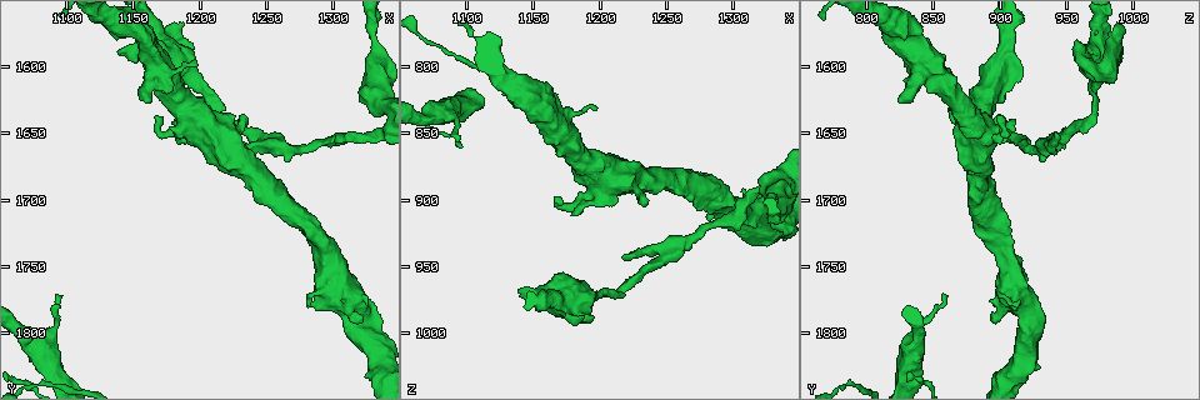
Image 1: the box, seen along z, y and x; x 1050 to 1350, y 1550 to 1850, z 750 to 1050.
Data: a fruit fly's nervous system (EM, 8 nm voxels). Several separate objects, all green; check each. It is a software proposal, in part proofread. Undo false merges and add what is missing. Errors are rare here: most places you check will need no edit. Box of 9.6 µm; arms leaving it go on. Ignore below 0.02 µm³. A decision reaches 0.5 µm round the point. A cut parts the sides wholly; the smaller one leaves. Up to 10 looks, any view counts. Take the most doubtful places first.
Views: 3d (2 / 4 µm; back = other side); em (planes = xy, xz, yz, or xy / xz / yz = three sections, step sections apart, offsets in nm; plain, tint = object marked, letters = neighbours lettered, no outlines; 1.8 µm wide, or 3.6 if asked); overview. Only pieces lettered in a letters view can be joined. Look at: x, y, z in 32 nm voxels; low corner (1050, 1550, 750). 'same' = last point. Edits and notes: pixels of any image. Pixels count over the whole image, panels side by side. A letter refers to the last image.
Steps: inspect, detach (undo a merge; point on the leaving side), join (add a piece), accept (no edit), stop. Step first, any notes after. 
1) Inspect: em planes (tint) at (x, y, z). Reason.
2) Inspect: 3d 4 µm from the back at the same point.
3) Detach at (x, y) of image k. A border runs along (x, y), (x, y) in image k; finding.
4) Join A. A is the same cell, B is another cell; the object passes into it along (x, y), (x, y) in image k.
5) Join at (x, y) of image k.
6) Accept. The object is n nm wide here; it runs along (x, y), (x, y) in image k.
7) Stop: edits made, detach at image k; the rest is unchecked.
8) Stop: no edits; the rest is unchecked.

Inspect: 3d 2 µm at (1140, 1590, 968).

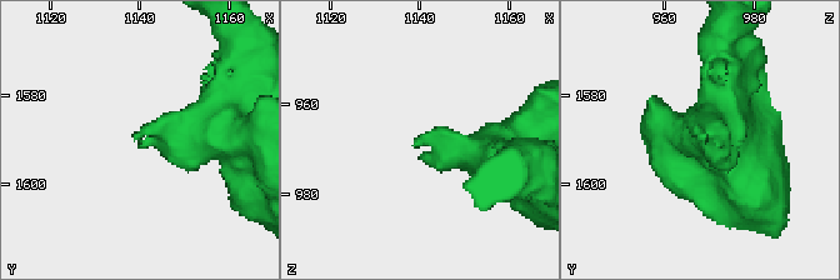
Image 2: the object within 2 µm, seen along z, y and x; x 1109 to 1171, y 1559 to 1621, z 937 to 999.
Inspect: em planes (letters) at (1139, 1589, 968). Shape alone is not enough.

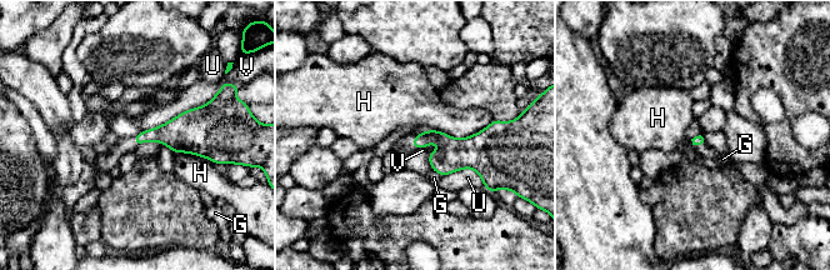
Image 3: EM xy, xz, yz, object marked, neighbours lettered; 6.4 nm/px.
Accept. The longest contact is with V, 500 nm; G, H, U and V are other cells; a border runs along (211, 98), (141, 131) in image 3; no lettered piece goes on from it.

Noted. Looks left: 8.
Inspect: em 3.6 µm planes (letters) at (1280, 1778, 906). An open end.

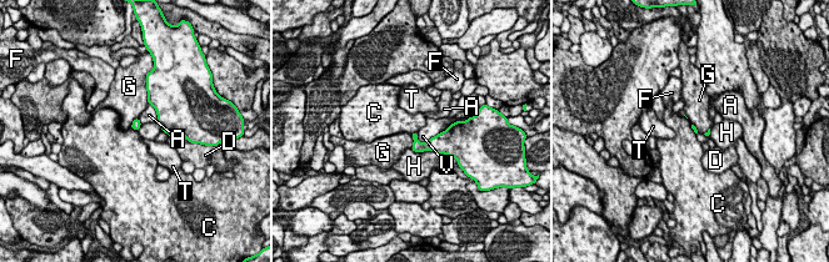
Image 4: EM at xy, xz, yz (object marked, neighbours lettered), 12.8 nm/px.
Accept. The longest contact is with V, 340 nm; A, C, D, F, G, H, T and V are other cells; none of them fits.

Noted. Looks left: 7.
Inspect: 3d 2 µm at (1216, 1650, 940). An open end.

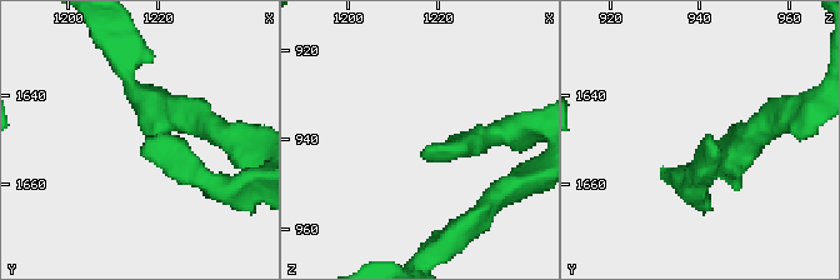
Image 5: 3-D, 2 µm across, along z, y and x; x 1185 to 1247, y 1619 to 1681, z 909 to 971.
Inspect: em planes (letters) at (1217, 1649, 941). Need the tissue.

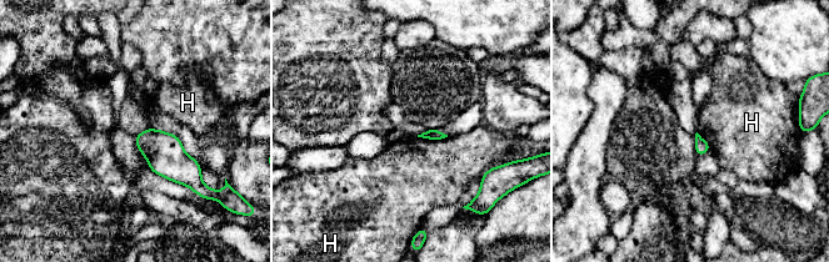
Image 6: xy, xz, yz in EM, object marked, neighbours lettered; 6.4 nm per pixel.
Accept. The longest contact is with H, 200 nm; H is another cell; a border runs along (417, 136), (448, 136) in image 6; no lettered piece goes on from it.

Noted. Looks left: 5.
Inspect: em planes (letters) at (1188, 1570, 988). Free end.

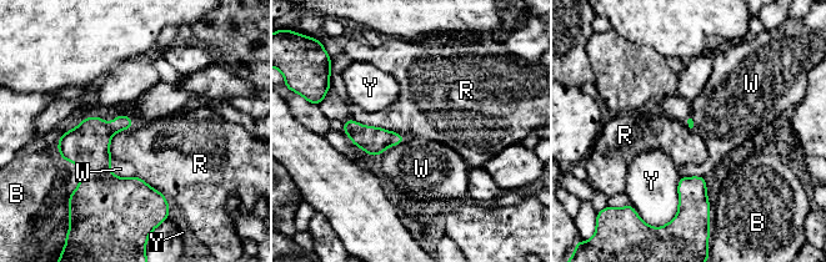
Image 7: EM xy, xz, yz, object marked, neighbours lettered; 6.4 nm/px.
Accept. B, R, W and Y are other cells; a border runs along (351, 119), (401, 135) in image 7; no lettered piece goes on from it.

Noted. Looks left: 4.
Stop: no edits; the rest is unchecked.

